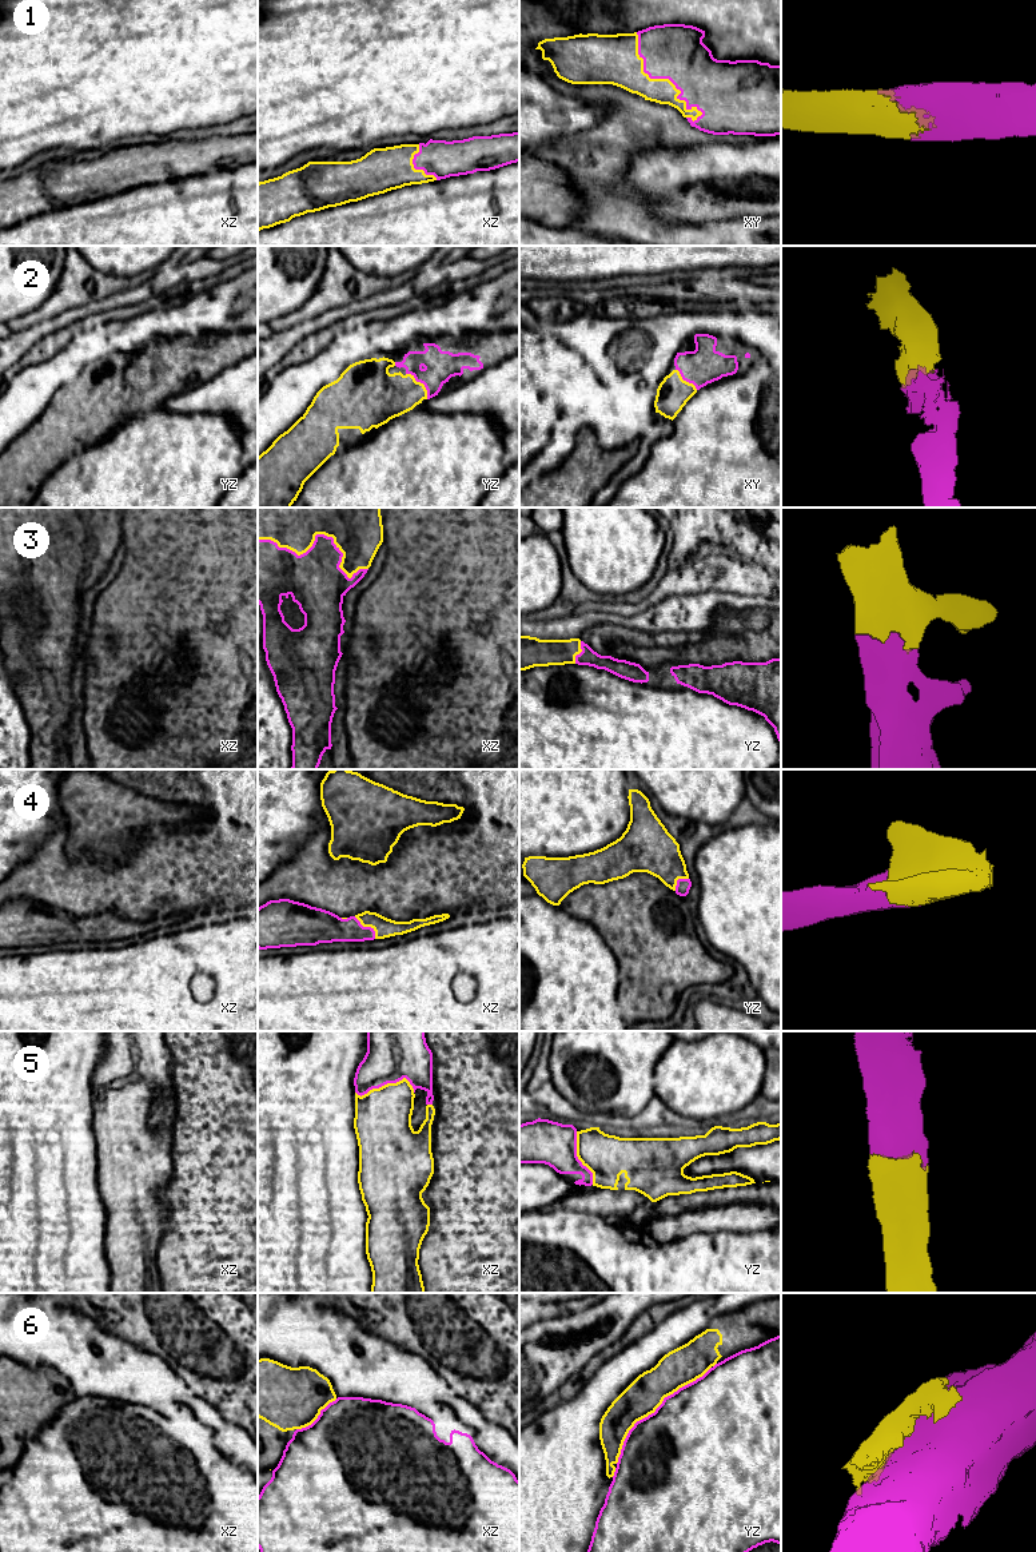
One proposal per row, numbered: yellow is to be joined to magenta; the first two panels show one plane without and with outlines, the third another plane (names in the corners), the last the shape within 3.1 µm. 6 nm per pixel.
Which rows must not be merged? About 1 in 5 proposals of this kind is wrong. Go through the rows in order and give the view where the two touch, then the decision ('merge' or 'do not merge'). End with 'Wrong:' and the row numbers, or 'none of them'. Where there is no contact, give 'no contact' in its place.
1: meets magenta in xy; merge
2: meets magenta in yz; merge
3: meets magenta in xz; merge
4: meets magenta in xz; merge
5: meets magenta in xz; merge
6: meets magenta in yz; do not merge
Wrong: 6

